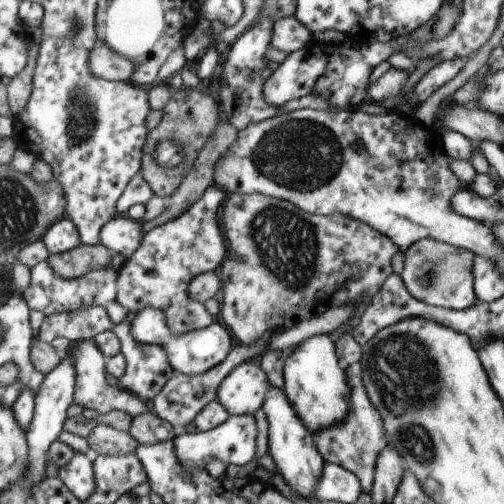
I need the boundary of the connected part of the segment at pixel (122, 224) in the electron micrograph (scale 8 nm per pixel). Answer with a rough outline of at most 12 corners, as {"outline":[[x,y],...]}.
{"outline":[[109,220],[99,242],[129,258],[141,244],[141,222]]}

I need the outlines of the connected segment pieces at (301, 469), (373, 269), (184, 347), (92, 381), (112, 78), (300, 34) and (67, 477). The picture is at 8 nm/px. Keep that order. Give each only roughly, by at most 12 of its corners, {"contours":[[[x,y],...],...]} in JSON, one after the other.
{"contours":[[[281,388],[259,410],[267,452],[299,496],[313,500],[325,464]],[[227,194],[221,324],[241,346],[333,306],[351,334],[399,250],[341,214]],[[165,312],[127,322],[135,342],[165,348],[175,374],[205,374],[231,352],[219,322],[175,334]],[[93,340],[59,354],[75,368],[73,404],[131,418],[151,412],[135,394],[103,378],[103,352]],[[99,40],[89,52],[91,74],[129,82],[135,64]],[[293,16],[271,28],[283,56],[311,44],[311,32]],[[75,452],[57,478],[81,502],[93,492],[91,454]]]}

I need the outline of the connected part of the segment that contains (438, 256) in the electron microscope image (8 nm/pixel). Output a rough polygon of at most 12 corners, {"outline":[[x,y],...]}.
{"outline":[[433,238],[403,252],[415,300],[447,310],[477,304],[473,252]]}

